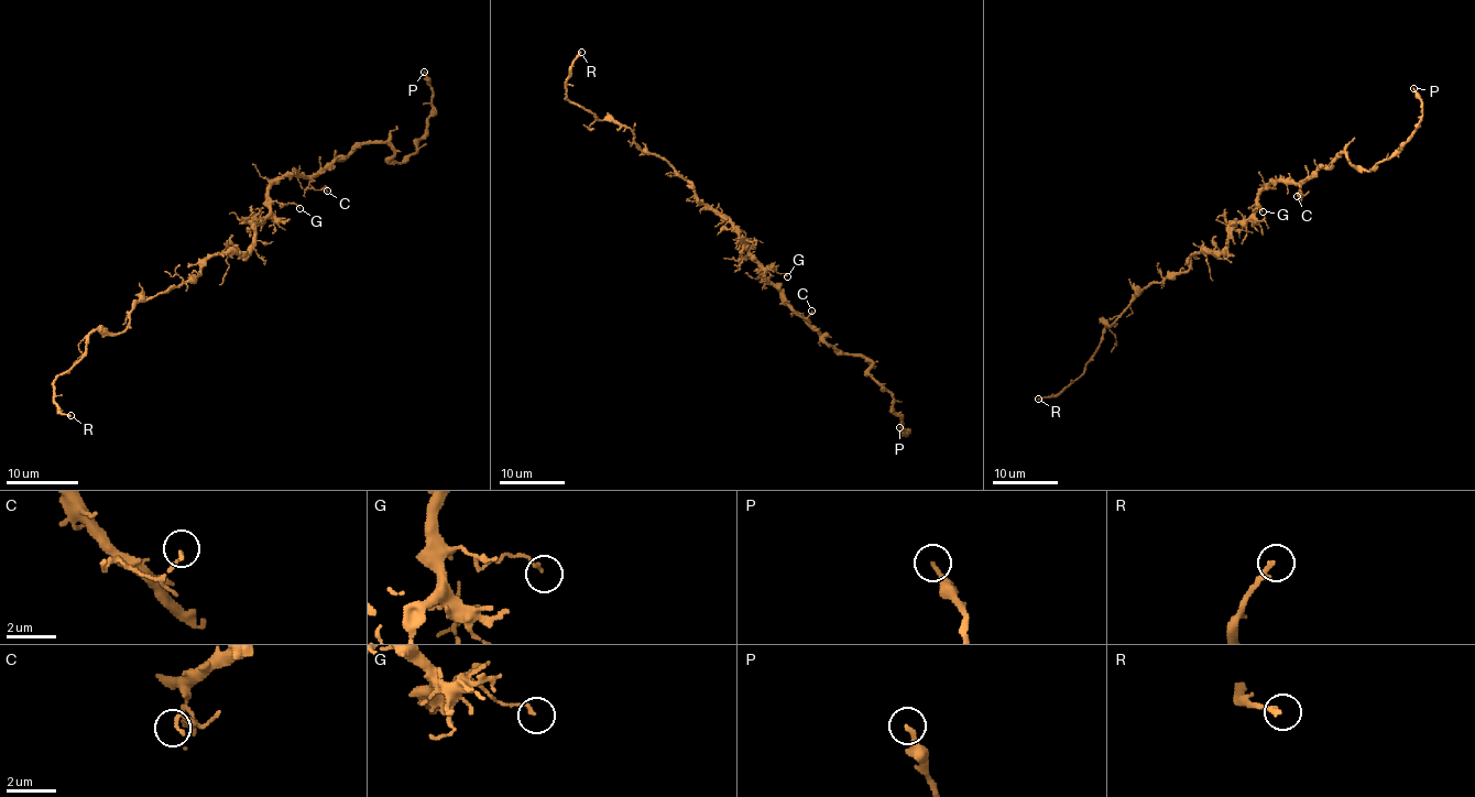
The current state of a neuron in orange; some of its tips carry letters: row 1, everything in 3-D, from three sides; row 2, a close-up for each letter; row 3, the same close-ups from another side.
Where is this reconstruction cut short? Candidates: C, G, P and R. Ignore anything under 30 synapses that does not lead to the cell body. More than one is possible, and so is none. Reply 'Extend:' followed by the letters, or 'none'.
Extend: R

